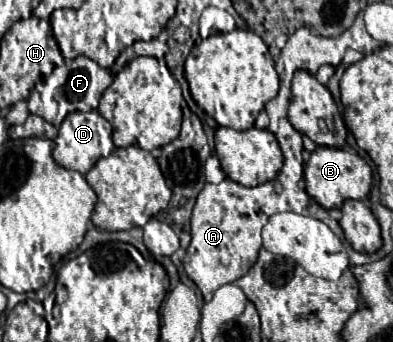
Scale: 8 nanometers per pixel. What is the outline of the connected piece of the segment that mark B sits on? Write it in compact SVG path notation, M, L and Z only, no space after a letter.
M319 146L311 154L309 162L305 164L303 178L307 182L307 188L305 188L307 194L327 210L341 208L345 200L365 200L373 184L373 172L359 154L337 150L337 148L325 148L325 146Z

